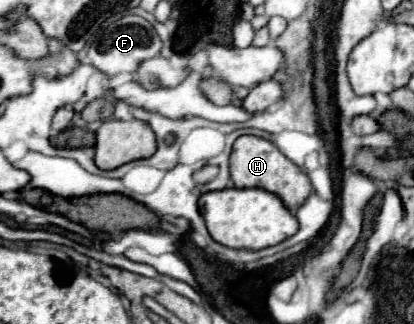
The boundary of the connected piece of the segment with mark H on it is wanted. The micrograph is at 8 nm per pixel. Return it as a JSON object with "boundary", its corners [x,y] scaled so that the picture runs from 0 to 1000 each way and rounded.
{"boundary":[[[585,417],[570,429],[556,478],[556,540],[565,577],[633,577],[662,602],[671,602],[696,645],[710,645],[734,627],[734,614],[754,596],[754,571],[744,540],[710,509],[691,478],[671,466],[671,454],[633,423]]]}

